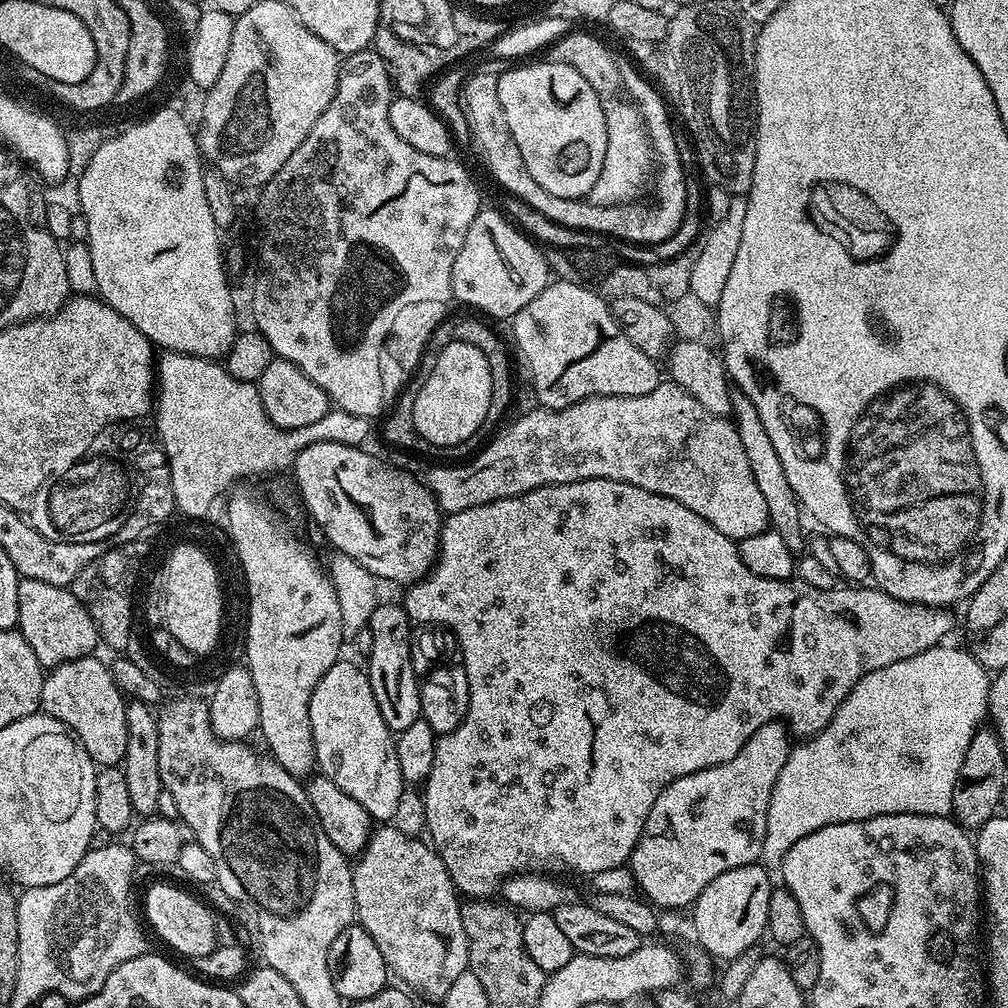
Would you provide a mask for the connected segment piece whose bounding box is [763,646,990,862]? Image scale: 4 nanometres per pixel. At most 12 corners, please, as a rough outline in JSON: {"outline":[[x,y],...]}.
{"outline":[[971,651],[866,674],[797,743],[763,859],[831,824],[948,816],[988,711]]}

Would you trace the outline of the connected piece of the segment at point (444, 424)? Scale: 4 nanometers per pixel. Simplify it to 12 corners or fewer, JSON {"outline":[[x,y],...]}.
{"outline":[[450,342],[414,398],[418,434],[443,450],[490,410],[482,350]]}

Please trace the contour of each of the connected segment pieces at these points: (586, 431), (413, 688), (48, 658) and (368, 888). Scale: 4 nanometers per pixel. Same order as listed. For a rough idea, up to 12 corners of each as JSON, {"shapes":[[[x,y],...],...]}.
{"shapes":[[[682,386],[533,407],[429,470],[441,513],[606,478],[769,527],[731,419]],[[377,603],[366,671],[394,734],[420,714],[414,624]],[[21,579],[18,631],[45,670],[93,655],[71,587]],[[381,825],[353,865],[389,971],[442,1000],[469,969],[435,849]]]}

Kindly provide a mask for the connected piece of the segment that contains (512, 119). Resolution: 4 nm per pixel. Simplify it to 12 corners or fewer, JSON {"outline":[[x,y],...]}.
{"outline":[[548,59],[496,77],[529,176],[587,197],[606,155],[598,94]]}

